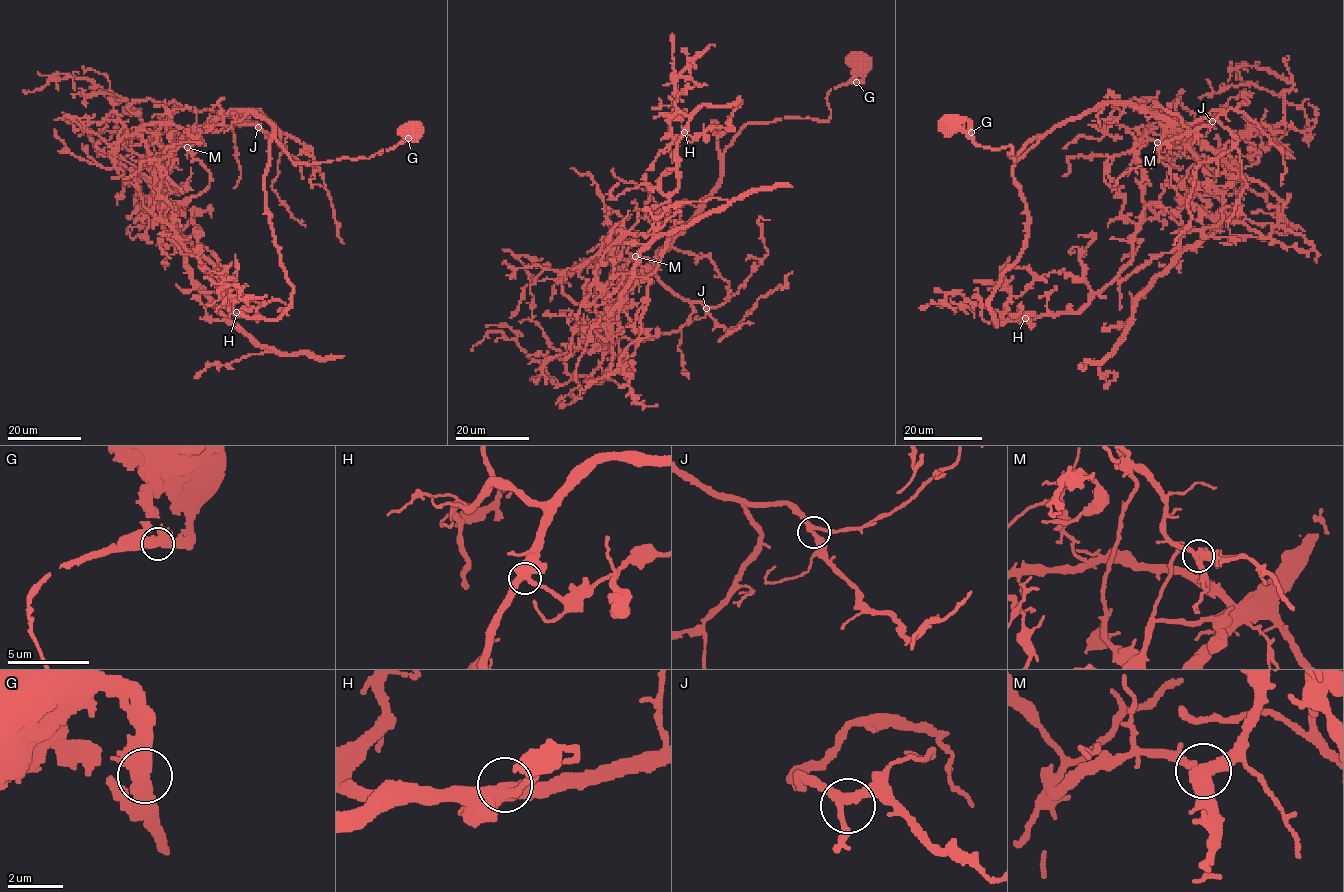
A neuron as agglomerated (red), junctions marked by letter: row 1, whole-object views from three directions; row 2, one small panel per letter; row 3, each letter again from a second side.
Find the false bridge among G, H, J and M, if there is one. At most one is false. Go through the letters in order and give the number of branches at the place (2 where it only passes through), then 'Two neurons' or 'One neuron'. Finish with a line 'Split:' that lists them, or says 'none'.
G: Branches: 3. One neuron
H: Branches: 3. One neuron
J: Branches: 3. One neuron
M: Branches: 3. Two neurons
Split: M

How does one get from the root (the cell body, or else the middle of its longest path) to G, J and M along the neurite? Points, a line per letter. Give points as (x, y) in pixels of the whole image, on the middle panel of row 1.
G: (861, 61), (863, 78), (856, 83)
J: (861, 61), (860, 81), (827, 95), (827, 120), (746, 123), (726, 148), (711, 197), (653, 268), (706, 308)
M: (861, 61), (860, 81), (827, 95), (827, 120), (746, 123), (698, 213), (646, 267), (636, 256)

